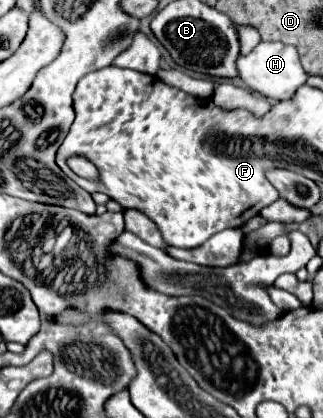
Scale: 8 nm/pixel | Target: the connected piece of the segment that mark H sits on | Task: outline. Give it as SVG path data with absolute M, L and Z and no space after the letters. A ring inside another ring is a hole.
M261 42L251 54L239 56L237 60L237 70L239 78L255 92L263 94L265 98L271 100L291 100L295 96L297 88L307 82L307 72L301 66L297 48L283 44L283 42Z

